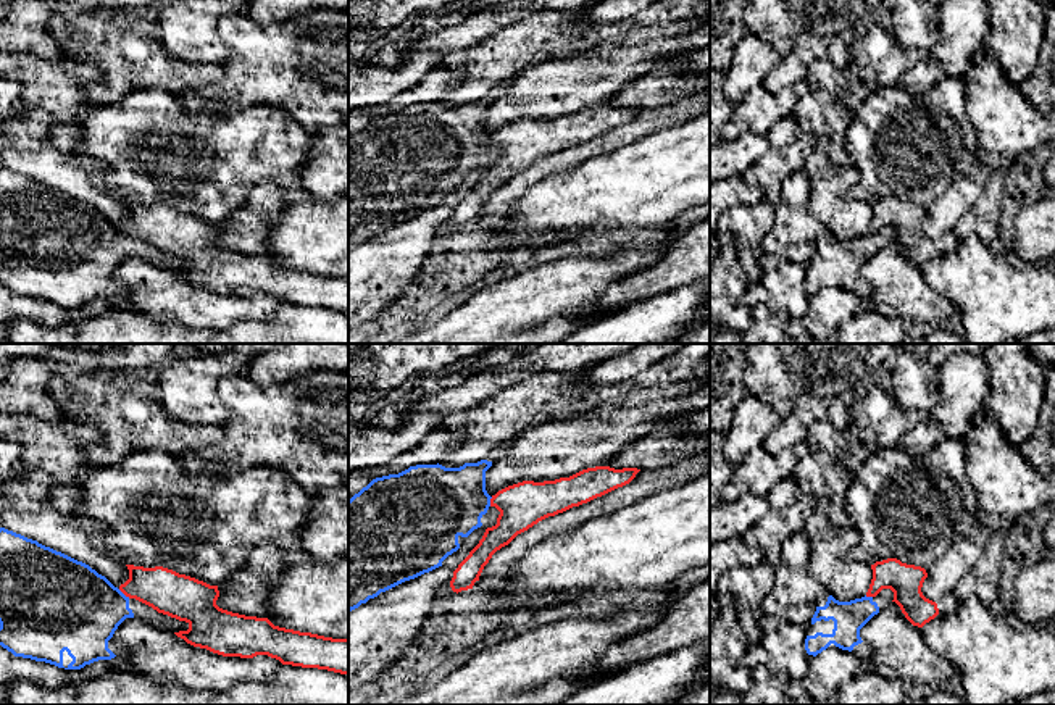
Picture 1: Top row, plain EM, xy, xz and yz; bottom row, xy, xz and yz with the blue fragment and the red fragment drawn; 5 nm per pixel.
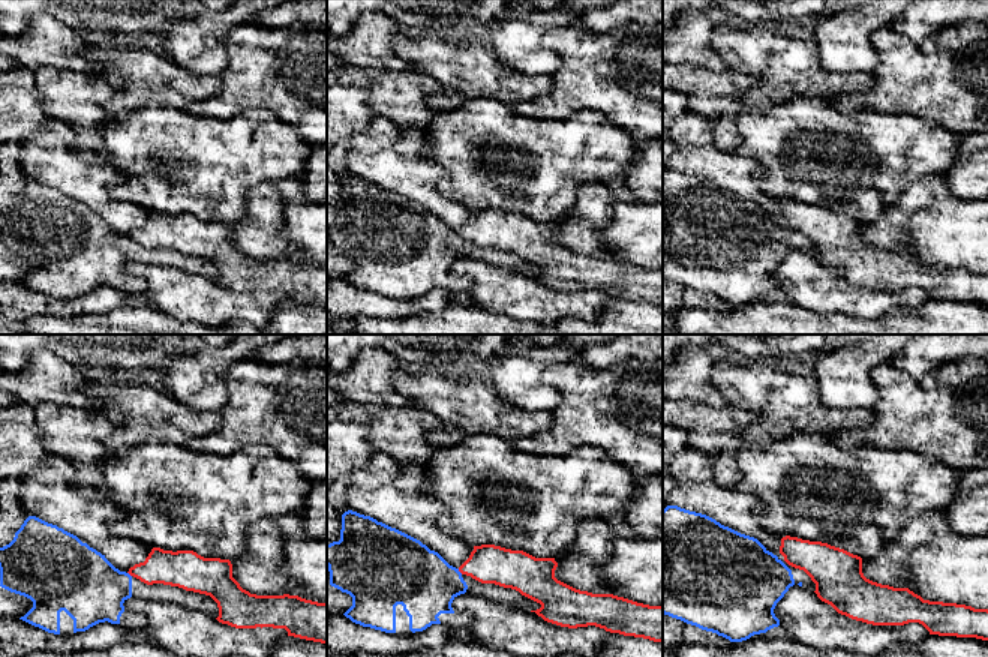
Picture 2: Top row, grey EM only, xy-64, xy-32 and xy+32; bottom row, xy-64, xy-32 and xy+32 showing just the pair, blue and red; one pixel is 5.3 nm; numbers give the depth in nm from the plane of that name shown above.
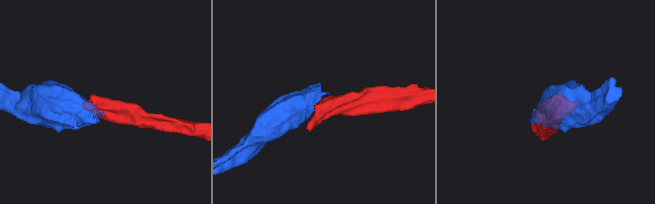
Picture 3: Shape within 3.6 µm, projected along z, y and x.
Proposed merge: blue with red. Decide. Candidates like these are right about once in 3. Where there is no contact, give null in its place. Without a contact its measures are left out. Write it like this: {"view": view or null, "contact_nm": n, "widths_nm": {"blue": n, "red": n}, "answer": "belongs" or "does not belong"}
{"view": "xy", "contact_nm": 80, "widths_nm": {"blue": 420, "red": 220}, "answer": "does not belong"}

